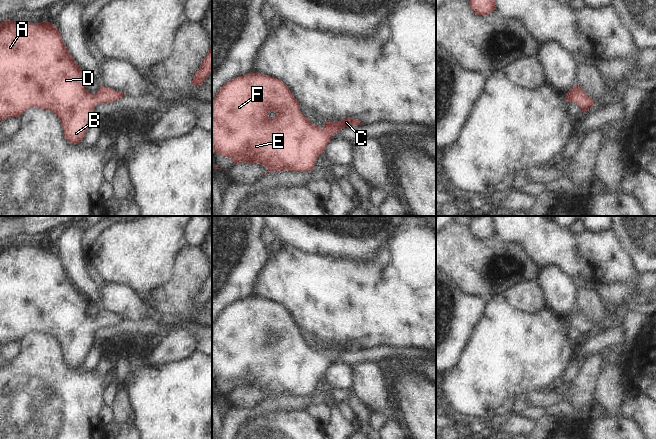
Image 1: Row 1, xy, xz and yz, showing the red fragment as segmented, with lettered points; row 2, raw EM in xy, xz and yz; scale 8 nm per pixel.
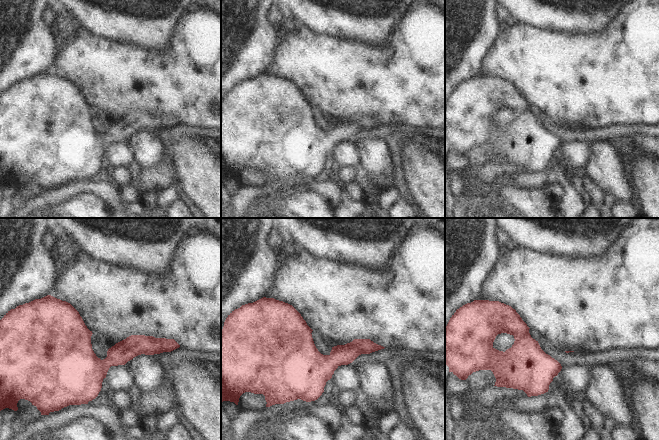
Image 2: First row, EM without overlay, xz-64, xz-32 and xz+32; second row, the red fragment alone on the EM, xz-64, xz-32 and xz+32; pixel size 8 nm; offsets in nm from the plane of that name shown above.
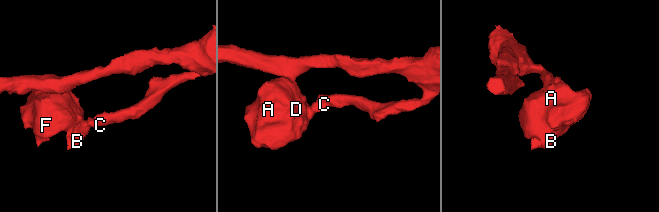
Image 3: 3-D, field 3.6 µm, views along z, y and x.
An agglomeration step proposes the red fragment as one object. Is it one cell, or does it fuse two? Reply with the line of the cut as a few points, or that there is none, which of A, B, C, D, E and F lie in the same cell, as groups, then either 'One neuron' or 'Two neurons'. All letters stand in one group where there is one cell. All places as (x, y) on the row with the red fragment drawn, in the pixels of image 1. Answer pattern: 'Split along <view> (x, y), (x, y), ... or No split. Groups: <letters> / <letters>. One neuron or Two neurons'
No split. Groups: A B C D E F. One neuron

